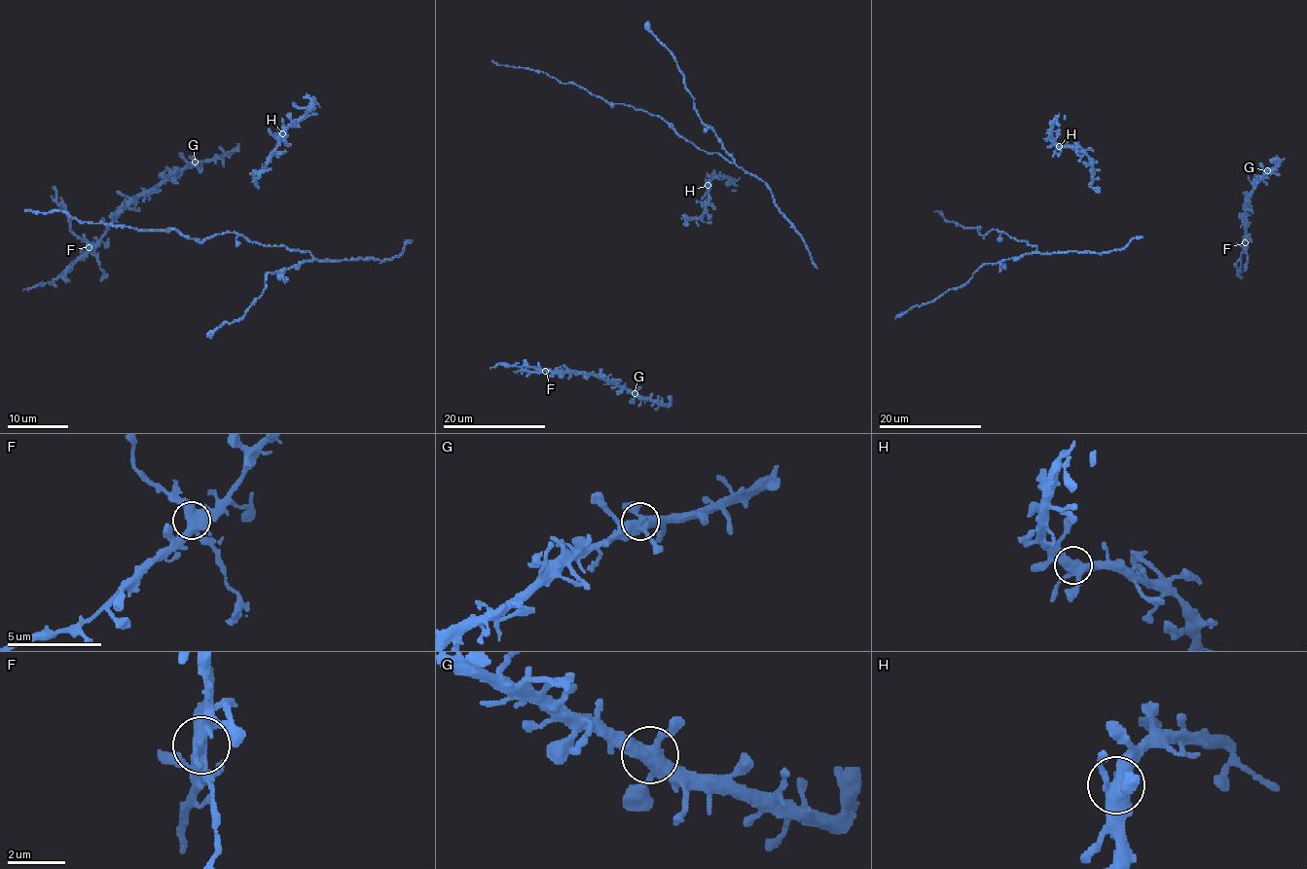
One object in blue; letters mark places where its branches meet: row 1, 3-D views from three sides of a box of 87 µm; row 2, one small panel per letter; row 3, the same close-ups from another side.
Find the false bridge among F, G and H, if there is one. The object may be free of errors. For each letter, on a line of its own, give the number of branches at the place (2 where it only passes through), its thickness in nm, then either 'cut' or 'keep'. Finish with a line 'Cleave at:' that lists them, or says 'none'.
F: branches 4; calibre 480 nm; cut
G: branches 4; calibre 440 nm; keep
H: branches 4; calibre 440 nm; keep
Cleave at: F

